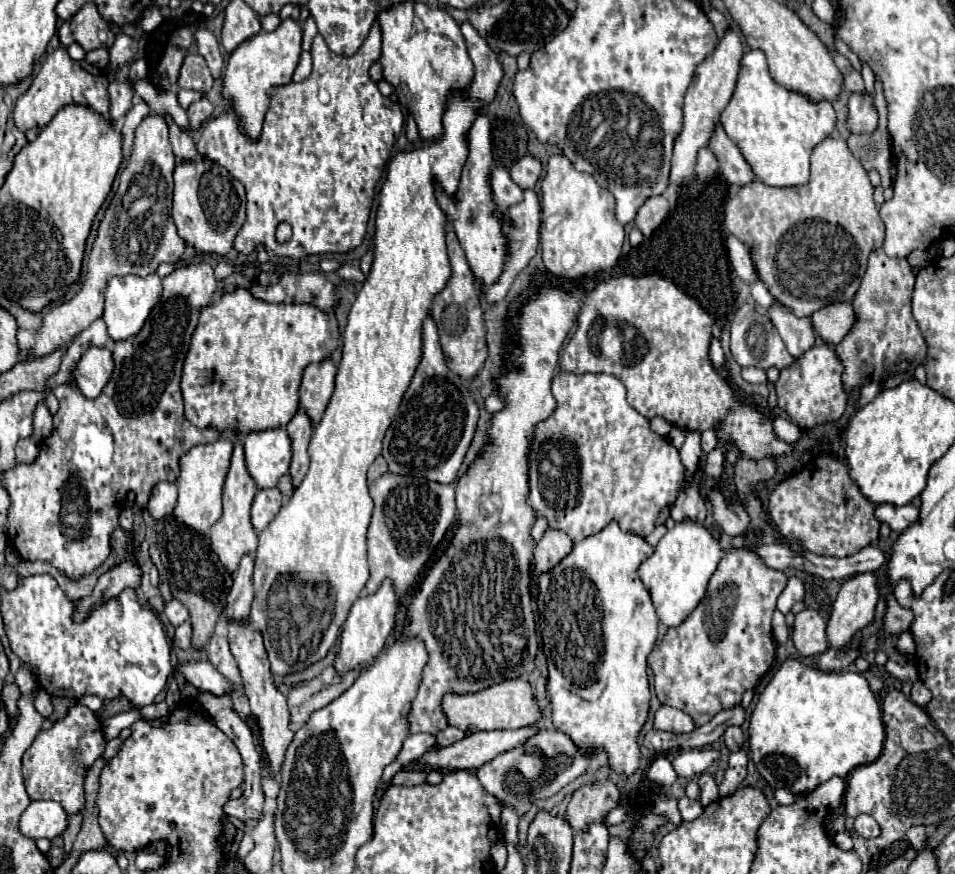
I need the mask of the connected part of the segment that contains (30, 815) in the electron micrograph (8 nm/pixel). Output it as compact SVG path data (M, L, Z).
M34 800L20 818L20 832L34 840L56 838L68 828L68 814L54 800Z

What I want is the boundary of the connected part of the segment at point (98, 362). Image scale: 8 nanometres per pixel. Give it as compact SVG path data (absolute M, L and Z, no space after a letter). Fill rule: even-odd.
M88 348L82 354L82 360L74 366L74 380L72 384L86 396L96 398L104 384L110 380L114 370L112 352L110 348Z

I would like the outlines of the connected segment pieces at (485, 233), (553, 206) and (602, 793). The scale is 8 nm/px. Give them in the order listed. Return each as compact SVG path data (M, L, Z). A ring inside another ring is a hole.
M486 108L478 112L474 124L470 126L470 132L466 134L466 142L468 142L468 158L462 168L458 192L454 196L446 196L440 184L434 184L434 190L436 190L438 206L444 210L444 214L448 216L450 224L456 230L456 236L466 254L470 270L476 276L476 284L490 286L498 282L500 274L504 272L504 264L508 256L508 238L502 234L502 218L494 216L496 204L490 188L494 158L492 158L492 144L490 144L490 116Z
M552 156L544 176L544 218L542 218L542 258L554 276L578 278L592 272L610 270L622 252L624 226L614 218L614 196L596 184L590 174L576 172L566 156Z
M610 780L582 786L572 794L566 808L566 820L574 832L586 830L590 824L604 822L606 814L618 806L618 800L620 792Z

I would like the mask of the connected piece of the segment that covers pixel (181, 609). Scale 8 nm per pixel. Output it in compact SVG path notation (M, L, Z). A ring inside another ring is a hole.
M174 598L170 602L164 602L164 614L172 622L172 626L180 626L182 622L186 622L190 618L186 606Z

